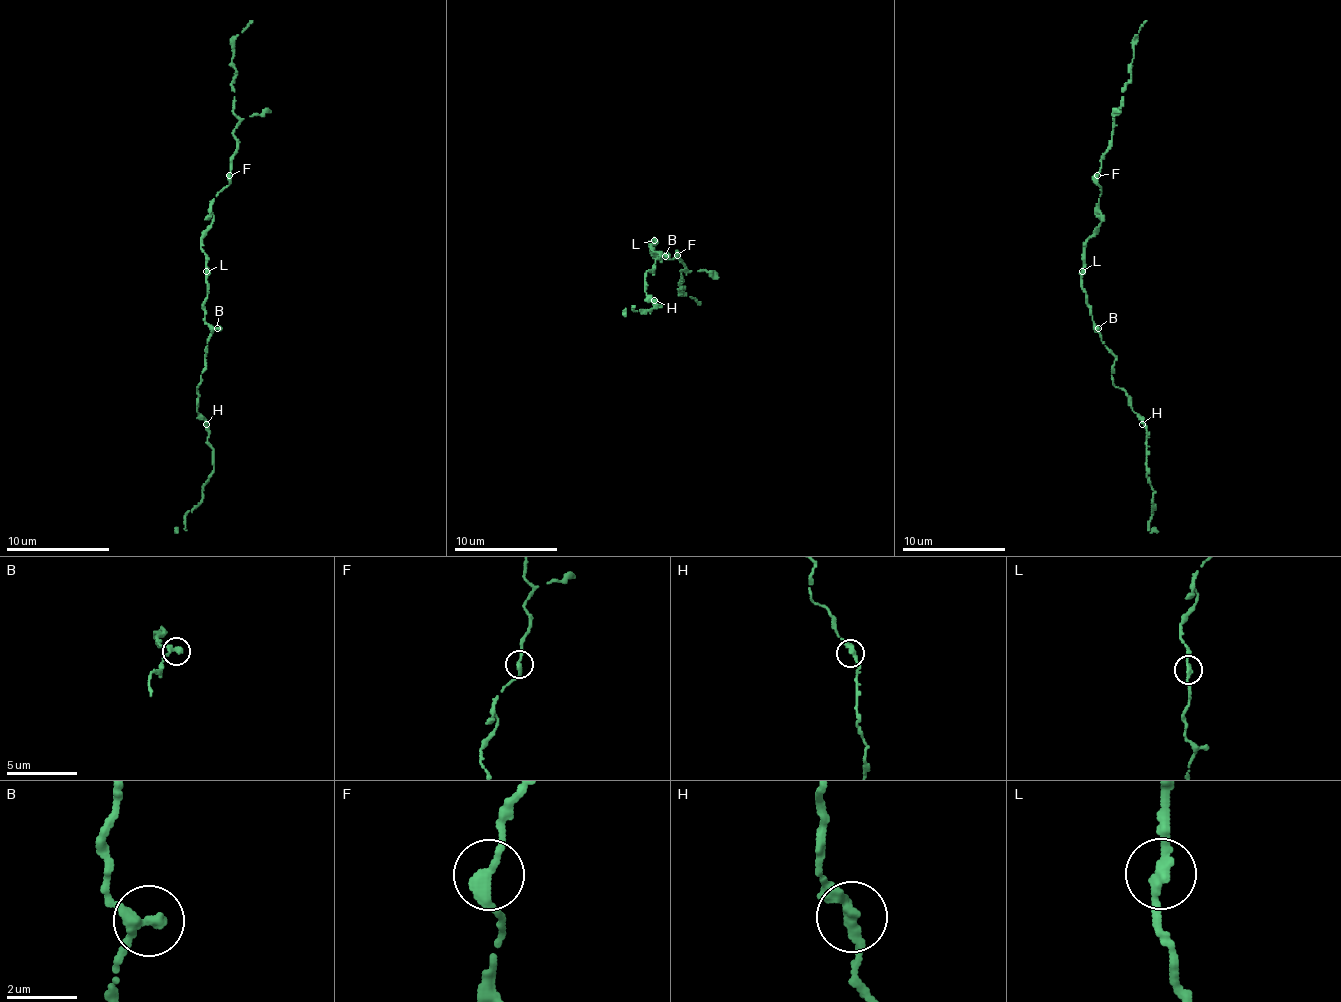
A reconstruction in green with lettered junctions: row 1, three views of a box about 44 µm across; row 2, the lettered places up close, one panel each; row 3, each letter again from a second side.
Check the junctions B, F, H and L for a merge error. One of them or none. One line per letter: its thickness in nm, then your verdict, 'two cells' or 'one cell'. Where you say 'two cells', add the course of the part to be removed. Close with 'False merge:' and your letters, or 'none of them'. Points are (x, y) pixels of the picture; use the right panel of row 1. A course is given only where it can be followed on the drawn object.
B: 320 nm thick; one cell
F: 320 nm thick; one cell
H: 360 nm thick; one cell
L: 280 nm thick; one cell
False merge: none of them

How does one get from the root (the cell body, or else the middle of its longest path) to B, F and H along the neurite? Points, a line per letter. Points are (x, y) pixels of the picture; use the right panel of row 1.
B: (1082, 287), (1093, 323), (1098, 328)
F: (1082, 287), (1085, 240), (1100, 222), (1098, 176)
H: (1082, 287), (1100, 341), (1116, 359), (1111, 380), (1116, 387), (1126, 393), (1131, 411), (1142, 424)

